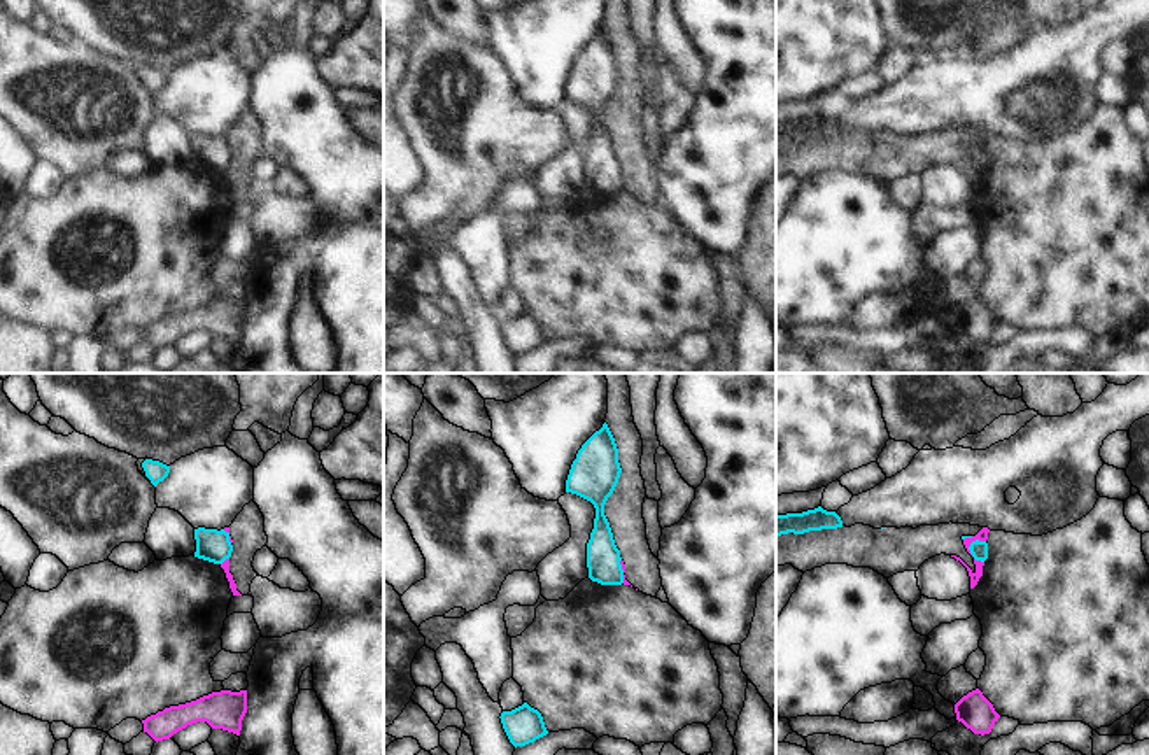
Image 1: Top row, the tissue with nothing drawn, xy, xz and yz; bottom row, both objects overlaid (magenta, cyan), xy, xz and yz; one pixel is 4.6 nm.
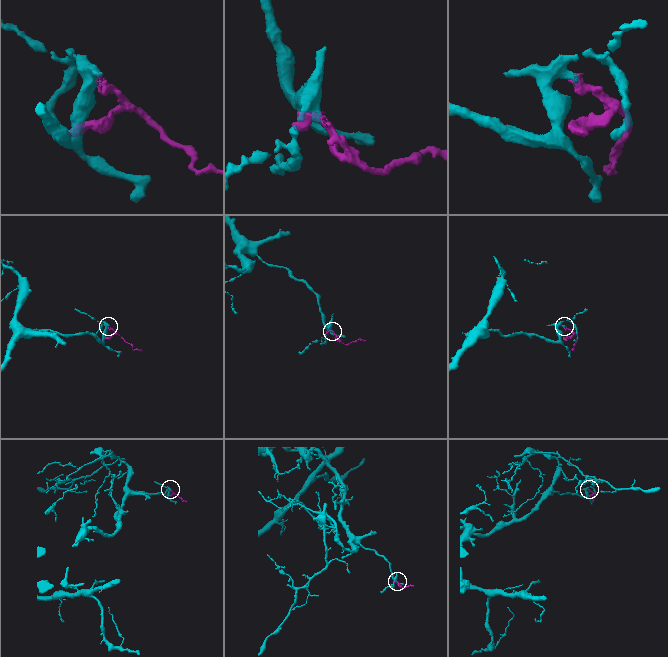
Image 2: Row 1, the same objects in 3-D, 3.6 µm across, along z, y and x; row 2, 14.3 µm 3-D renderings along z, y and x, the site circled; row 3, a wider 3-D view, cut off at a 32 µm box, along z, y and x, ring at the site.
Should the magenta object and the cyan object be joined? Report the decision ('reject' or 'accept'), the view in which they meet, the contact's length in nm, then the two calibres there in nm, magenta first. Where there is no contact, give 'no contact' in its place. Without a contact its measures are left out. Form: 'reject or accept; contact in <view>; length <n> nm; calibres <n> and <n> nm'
reject; contact in yz; length 110 nm; calibres 50 and 80 nm

